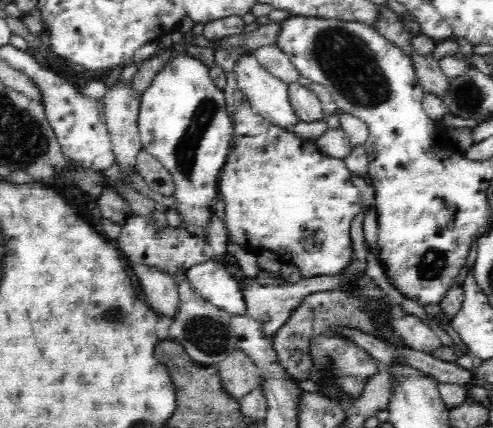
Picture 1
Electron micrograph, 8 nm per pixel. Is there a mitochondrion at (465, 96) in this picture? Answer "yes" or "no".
yes

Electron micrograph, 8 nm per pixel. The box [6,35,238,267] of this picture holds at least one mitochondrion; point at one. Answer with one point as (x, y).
(186, 149)

